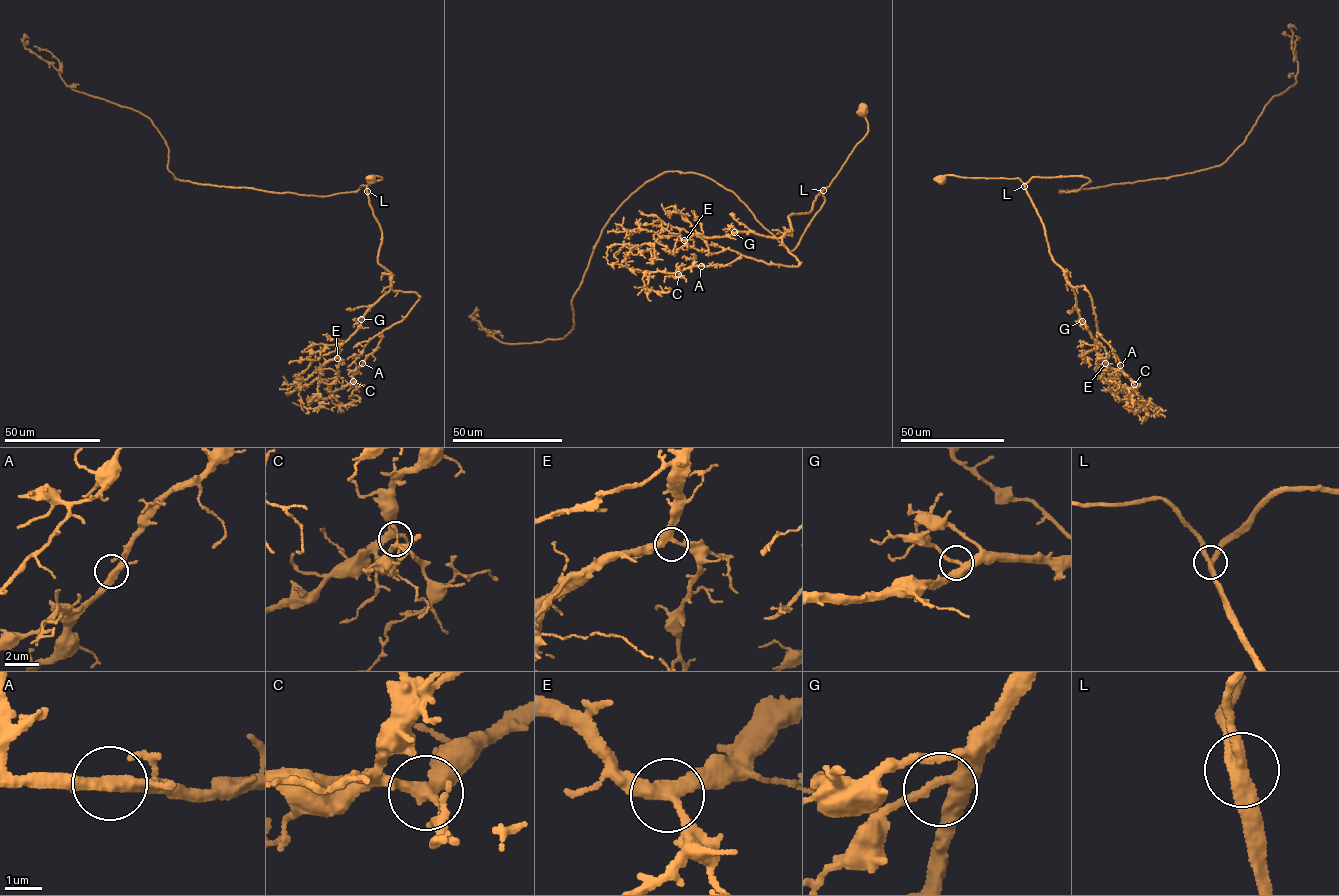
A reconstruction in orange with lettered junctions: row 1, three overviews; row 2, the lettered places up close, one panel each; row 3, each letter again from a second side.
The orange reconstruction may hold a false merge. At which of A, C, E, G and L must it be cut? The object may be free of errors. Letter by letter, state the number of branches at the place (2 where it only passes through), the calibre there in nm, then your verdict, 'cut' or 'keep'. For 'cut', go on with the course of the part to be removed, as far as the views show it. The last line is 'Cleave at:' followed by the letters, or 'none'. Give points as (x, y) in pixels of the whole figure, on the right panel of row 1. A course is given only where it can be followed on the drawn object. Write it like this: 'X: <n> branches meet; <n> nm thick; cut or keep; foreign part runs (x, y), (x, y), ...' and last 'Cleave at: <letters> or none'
A: 3 branches meet; 280 nm thick; keep
C: 3 branches meet; 280 nm thick; keep
E: 3 branches meet; 300 nm thick; keep
G: 3 branches meet; 300 nm thick; keep
L: 3 branches meet; 300 nm thick; keep
Cleave at: none

